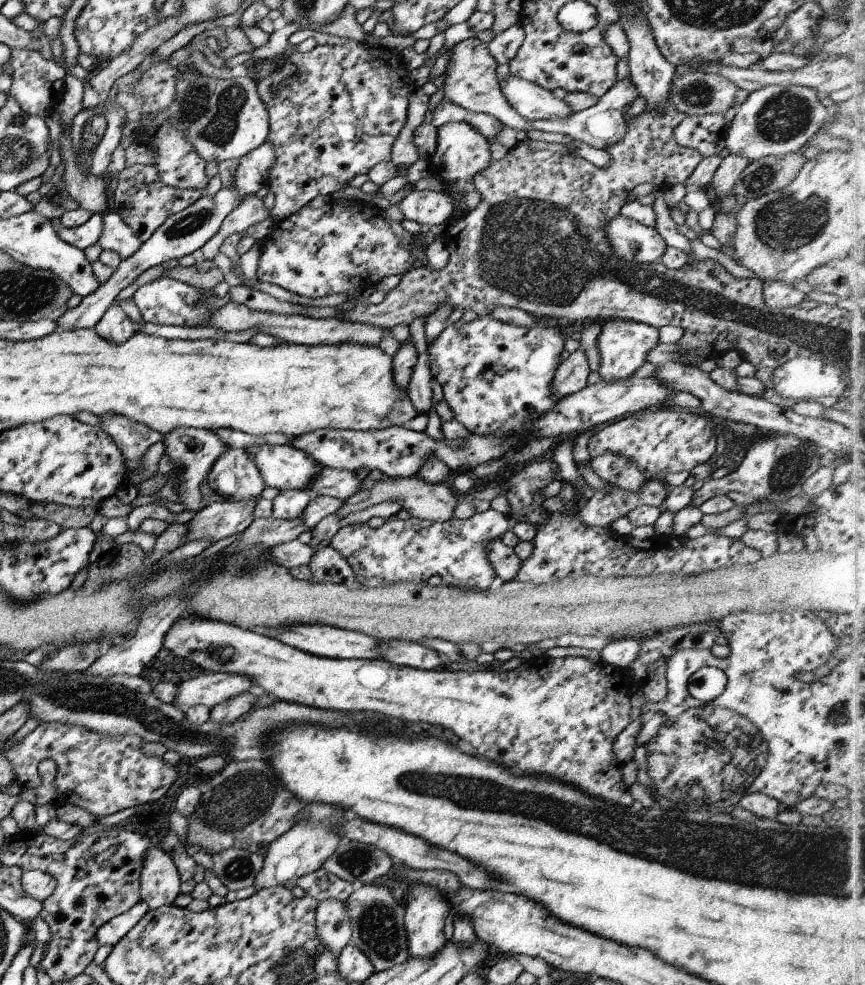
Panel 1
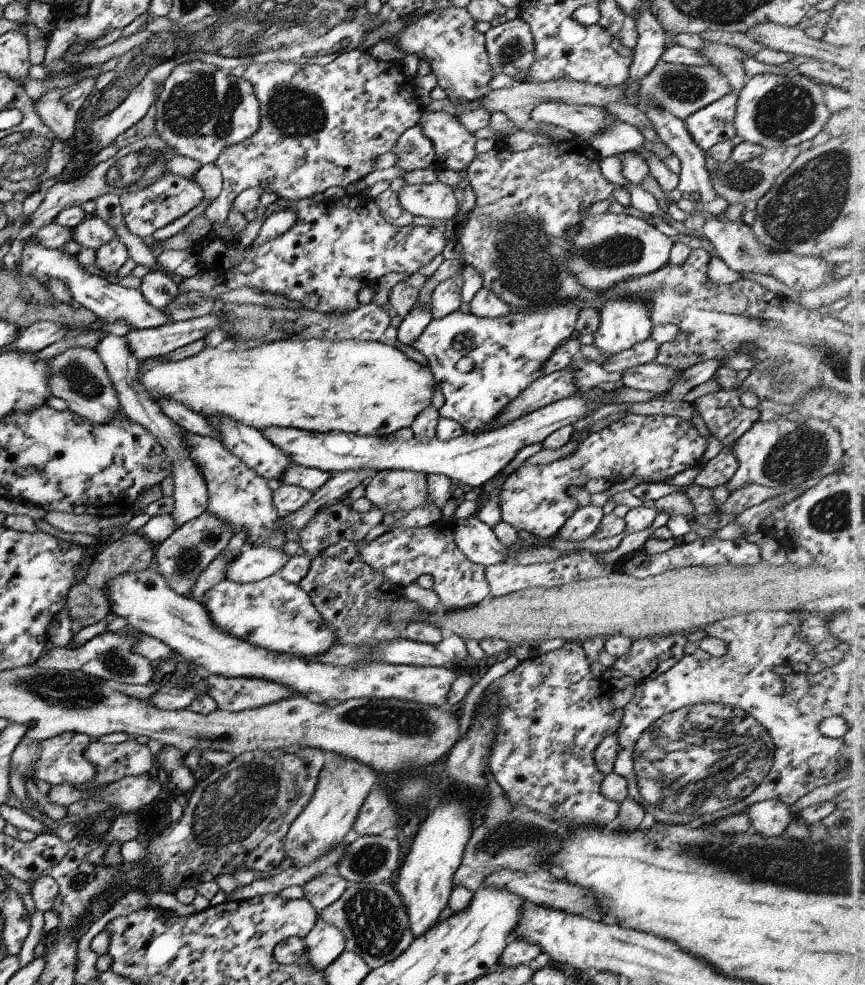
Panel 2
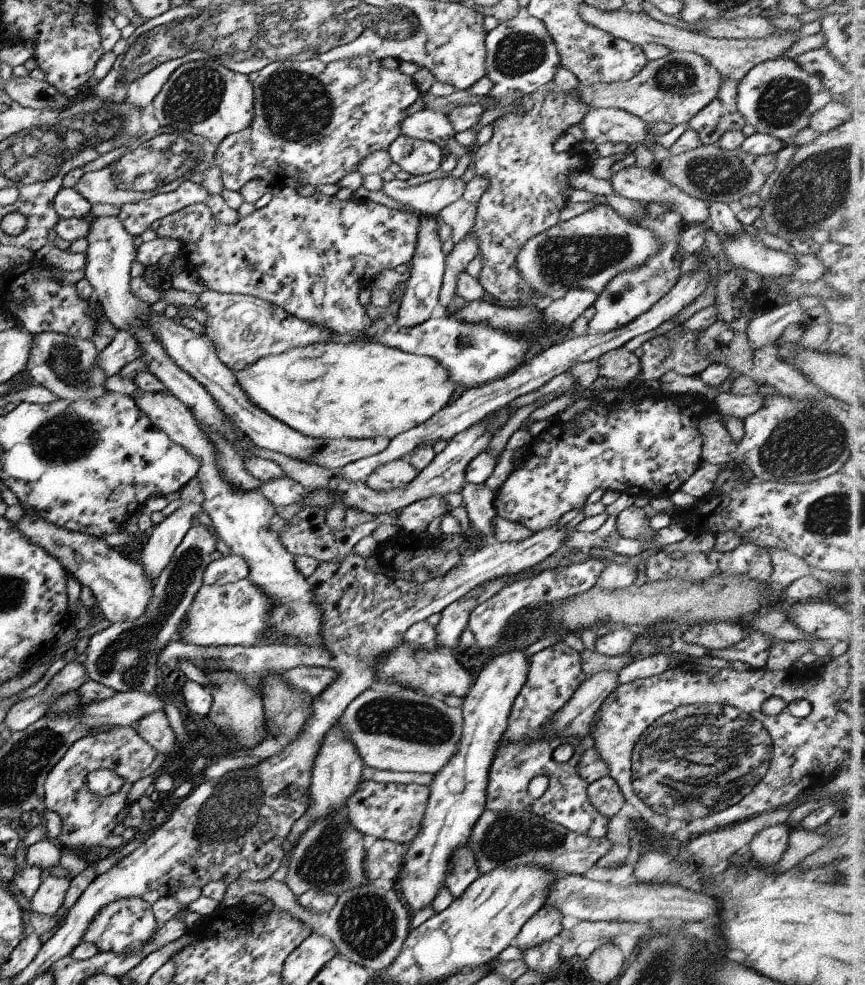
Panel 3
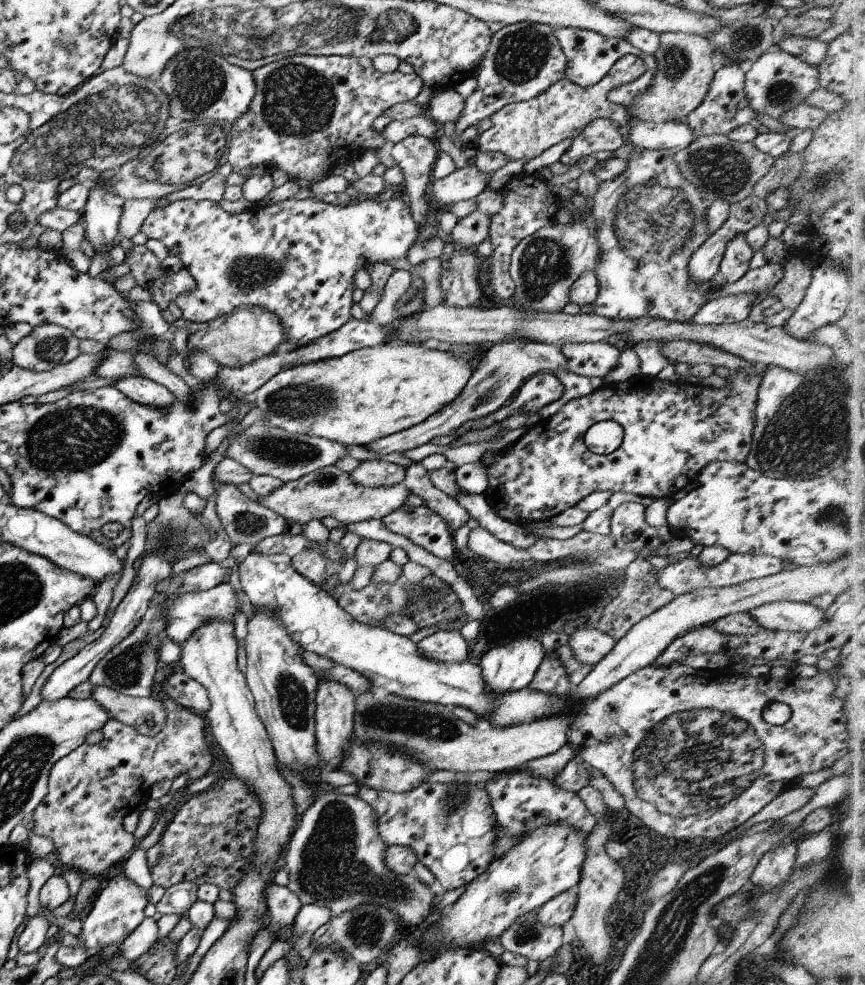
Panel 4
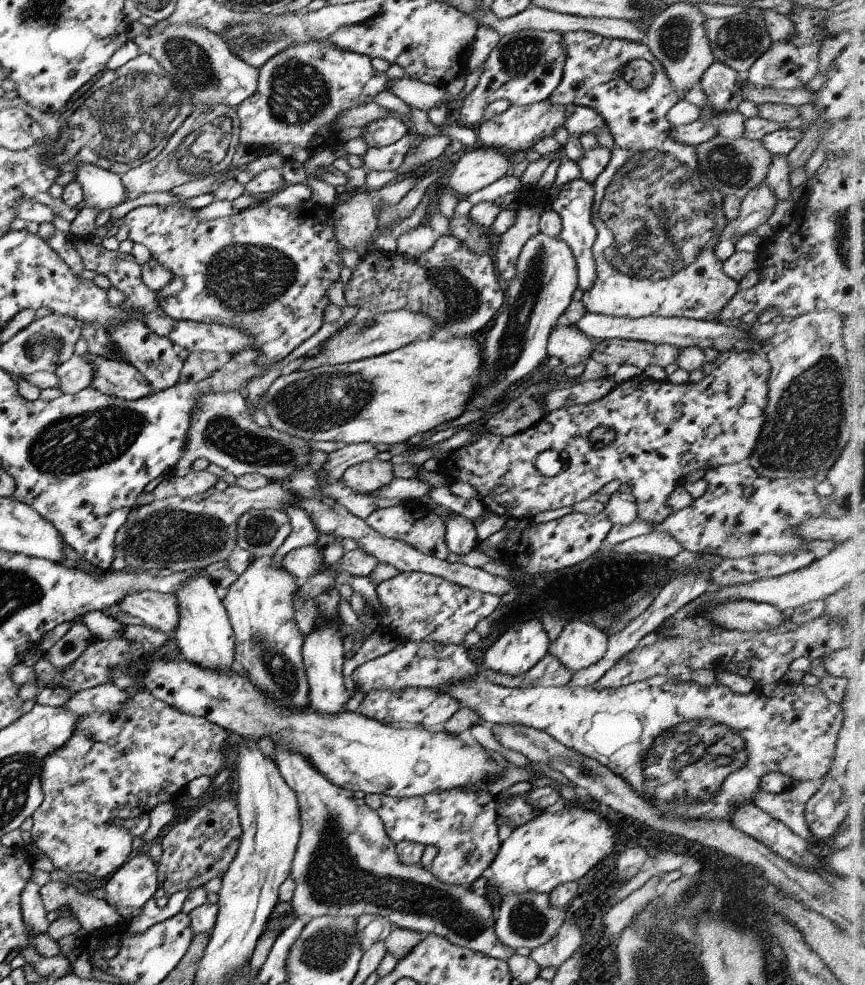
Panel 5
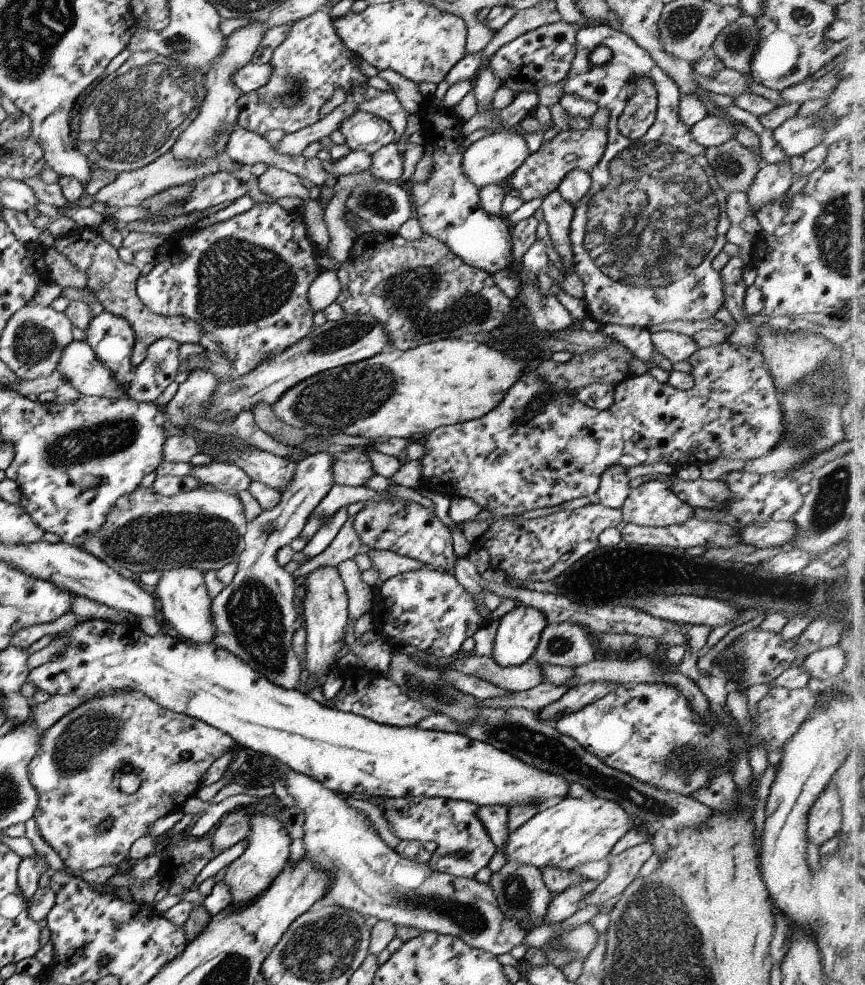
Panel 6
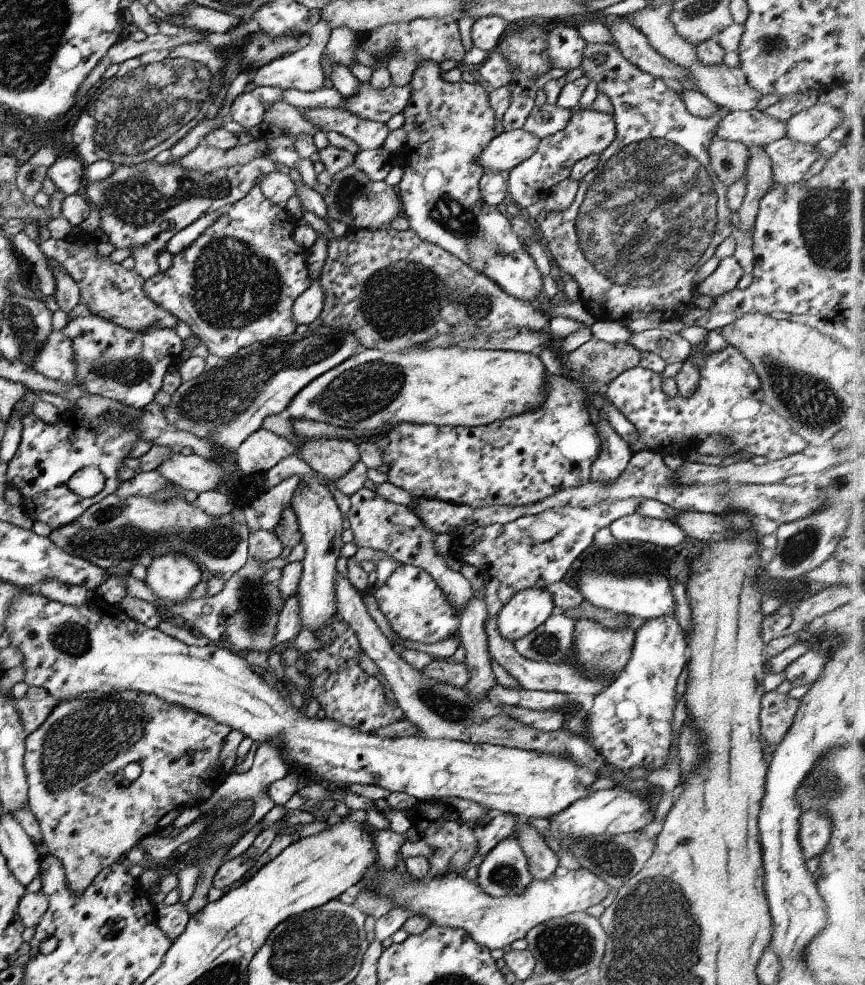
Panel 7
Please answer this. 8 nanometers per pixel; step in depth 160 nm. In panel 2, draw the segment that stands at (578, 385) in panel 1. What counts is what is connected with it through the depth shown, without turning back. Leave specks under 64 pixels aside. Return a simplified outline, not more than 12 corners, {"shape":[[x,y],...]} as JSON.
{"shape":[[573,368],[532,380],[492,418],[487,432],[569,397]]}

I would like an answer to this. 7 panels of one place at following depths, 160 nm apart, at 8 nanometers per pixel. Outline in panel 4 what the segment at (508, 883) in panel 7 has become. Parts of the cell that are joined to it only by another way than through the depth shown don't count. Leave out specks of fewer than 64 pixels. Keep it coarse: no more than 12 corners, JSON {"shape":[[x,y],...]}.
{"shape":[[537,910],[520,914],[498,936],[504,951],[539,962],[562,945],[560,926]]}

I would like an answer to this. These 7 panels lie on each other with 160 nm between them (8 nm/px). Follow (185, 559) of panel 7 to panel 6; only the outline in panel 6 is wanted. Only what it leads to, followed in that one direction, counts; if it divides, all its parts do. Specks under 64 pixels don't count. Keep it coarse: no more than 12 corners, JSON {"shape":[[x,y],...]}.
{"shape":[[160,571],[153,596],[182,640],[211,643],[204,574]]}

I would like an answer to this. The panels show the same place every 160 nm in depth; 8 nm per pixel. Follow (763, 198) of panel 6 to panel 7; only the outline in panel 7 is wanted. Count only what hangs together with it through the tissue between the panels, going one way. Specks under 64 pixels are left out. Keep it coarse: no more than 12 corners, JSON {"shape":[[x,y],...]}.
{"shape":[[789,137],[765,145],[772,182],[799,182],[818,145]]}

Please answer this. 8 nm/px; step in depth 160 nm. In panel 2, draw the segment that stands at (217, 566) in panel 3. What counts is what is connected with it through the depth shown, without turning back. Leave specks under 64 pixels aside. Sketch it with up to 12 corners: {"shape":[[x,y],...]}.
{"shape":[[245,546],[224,578],[250,583],[280,570],[281,549]]}

